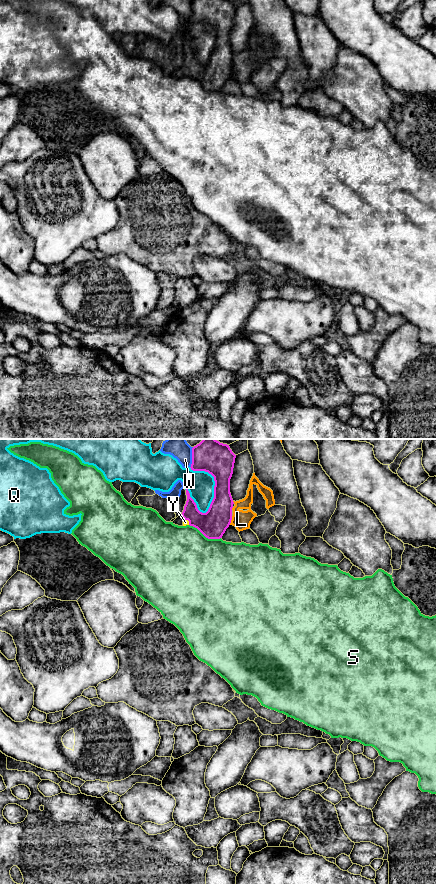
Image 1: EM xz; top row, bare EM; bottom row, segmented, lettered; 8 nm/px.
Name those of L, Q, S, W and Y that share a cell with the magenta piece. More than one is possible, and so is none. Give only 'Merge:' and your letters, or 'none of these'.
Merge: Y

